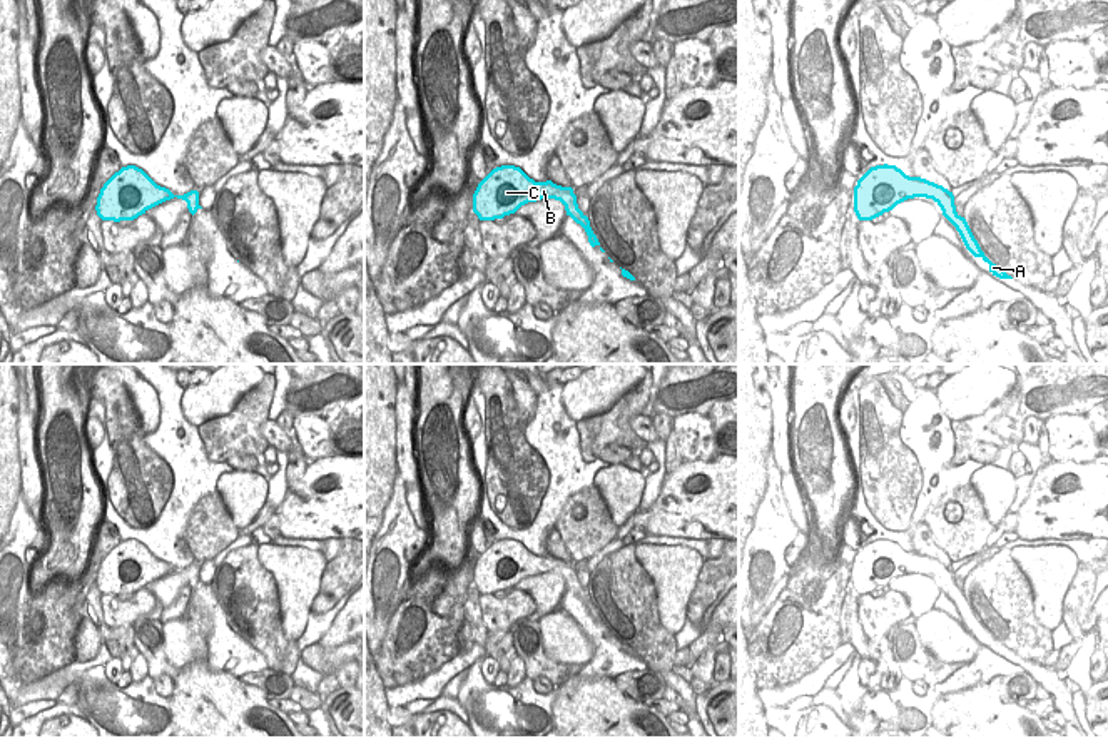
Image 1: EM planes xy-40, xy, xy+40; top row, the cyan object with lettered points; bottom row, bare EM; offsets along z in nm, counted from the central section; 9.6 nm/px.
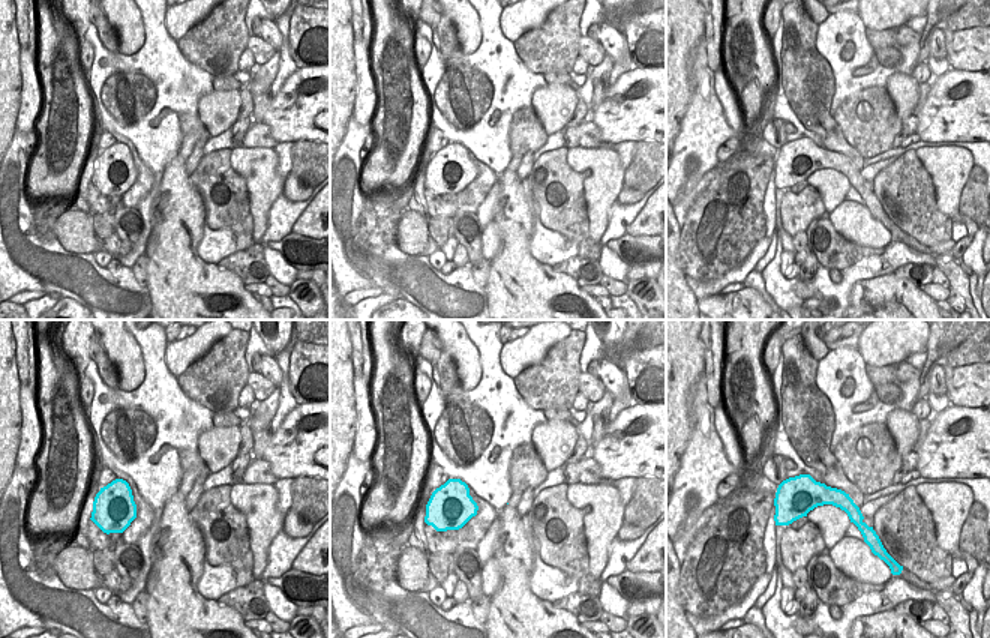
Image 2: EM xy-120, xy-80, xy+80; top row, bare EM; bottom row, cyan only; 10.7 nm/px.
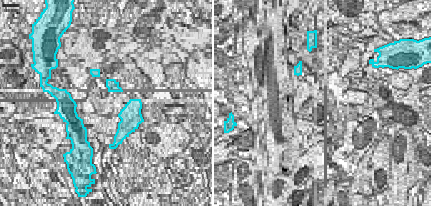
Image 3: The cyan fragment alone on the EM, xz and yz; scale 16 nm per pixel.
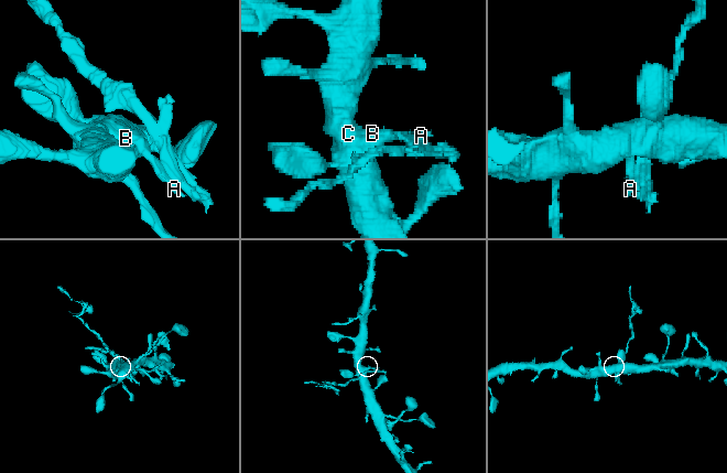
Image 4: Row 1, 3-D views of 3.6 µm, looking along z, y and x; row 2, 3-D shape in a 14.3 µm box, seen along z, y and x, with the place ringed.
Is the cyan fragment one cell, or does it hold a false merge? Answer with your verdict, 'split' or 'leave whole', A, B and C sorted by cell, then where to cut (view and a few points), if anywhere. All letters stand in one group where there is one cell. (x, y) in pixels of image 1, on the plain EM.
split | A / B C | xy (582, 588), (574, 593)

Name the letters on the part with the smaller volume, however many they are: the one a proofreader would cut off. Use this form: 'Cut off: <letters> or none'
Cut off: A

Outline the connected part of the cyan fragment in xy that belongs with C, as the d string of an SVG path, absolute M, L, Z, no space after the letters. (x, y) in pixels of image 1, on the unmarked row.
M515 539L496 541L478 558L473 568L473 586L480 594L495 594L541 573L560 574L572 593L583 589L572 561L562 561L551 554L535 556Z

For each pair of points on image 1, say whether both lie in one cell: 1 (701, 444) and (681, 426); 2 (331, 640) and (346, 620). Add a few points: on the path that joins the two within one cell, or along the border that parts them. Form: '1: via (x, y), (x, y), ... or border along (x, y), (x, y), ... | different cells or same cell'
1: via (696, 439), (686, 429) | same cell
2: via (336, 635), (346, 625) | same cell

